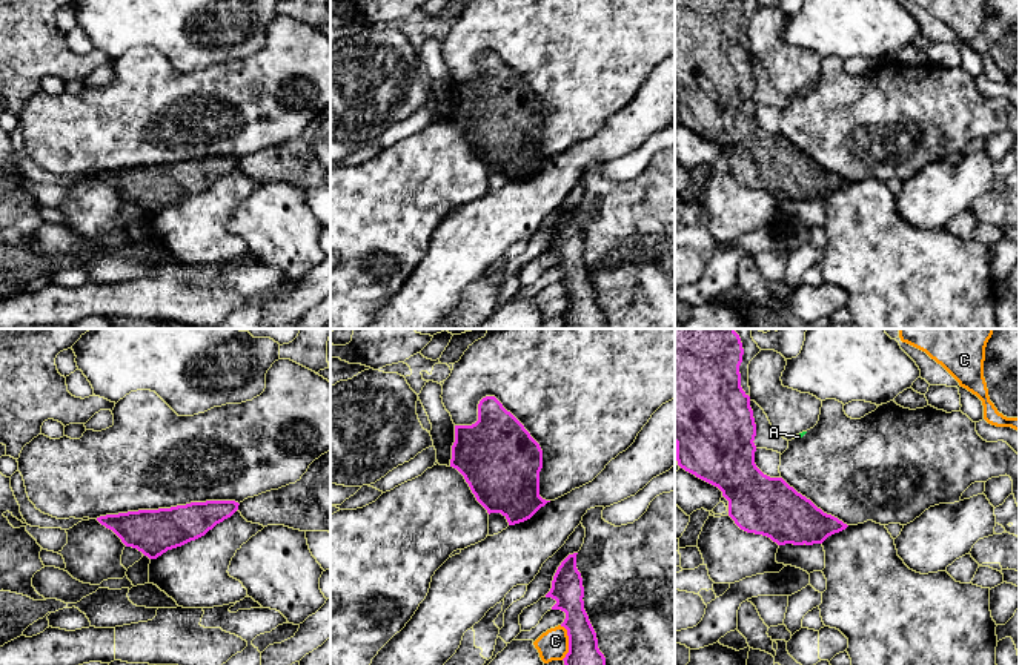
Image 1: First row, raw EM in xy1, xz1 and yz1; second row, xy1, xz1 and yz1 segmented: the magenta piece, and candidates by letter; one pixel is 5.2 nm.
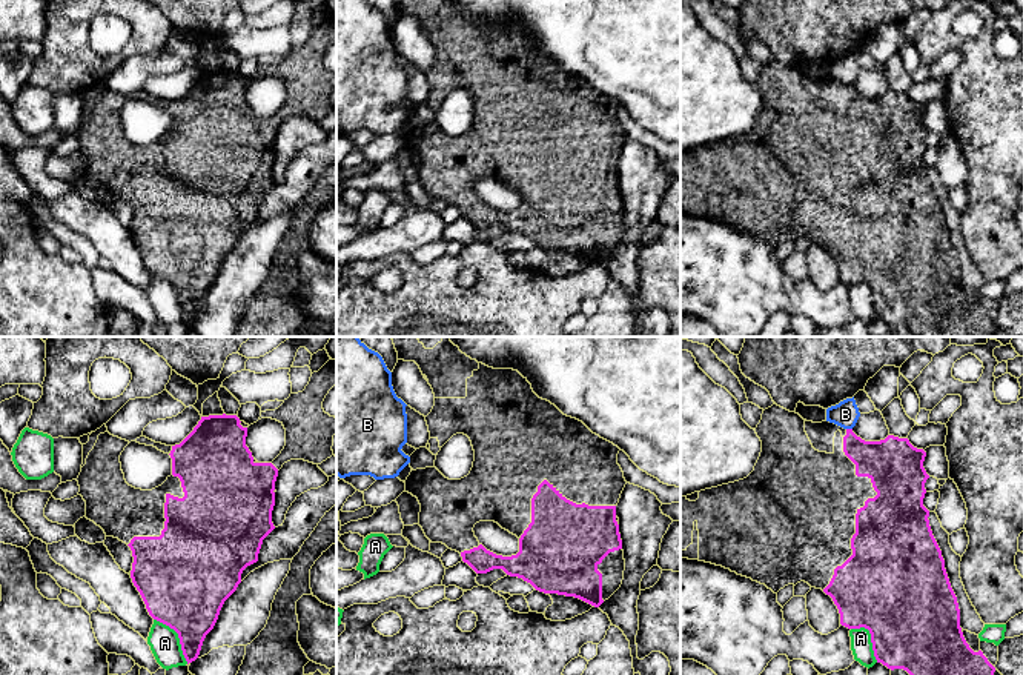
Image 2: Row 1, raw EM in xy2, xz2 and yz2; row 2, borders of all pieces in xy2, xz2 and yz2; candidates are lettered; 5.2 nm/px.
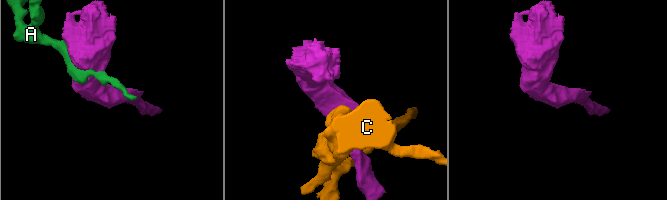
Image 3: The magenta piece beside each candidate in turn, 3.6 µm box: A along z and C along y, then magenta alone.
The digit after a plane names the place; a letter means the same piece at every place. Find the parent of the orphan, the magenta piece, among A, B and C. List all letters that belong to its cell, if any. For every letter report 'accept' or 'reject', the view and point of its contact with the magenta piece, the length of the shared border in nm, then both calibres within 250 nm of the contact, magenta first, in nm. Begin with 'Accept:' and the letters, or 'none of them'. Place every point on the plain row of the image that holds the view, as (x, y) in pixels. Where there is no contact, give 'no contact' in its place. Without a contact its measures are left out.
Accept: none of them
A: reject; meets magenta in xy2 at (178, 292); contact 300 nm long; 420 nm thick on the magenta side, 160 nm on the other
B: reject; meets magenta in yz2 at (850, 85); contact 30 nm long; 240 nm thick on the magenta side, 140 nm on the other
C: reject; meets magenta in xz1 at (569, 298); contact 180 nm long; 220 nm thick on the magenta side, 160 nm on the other

